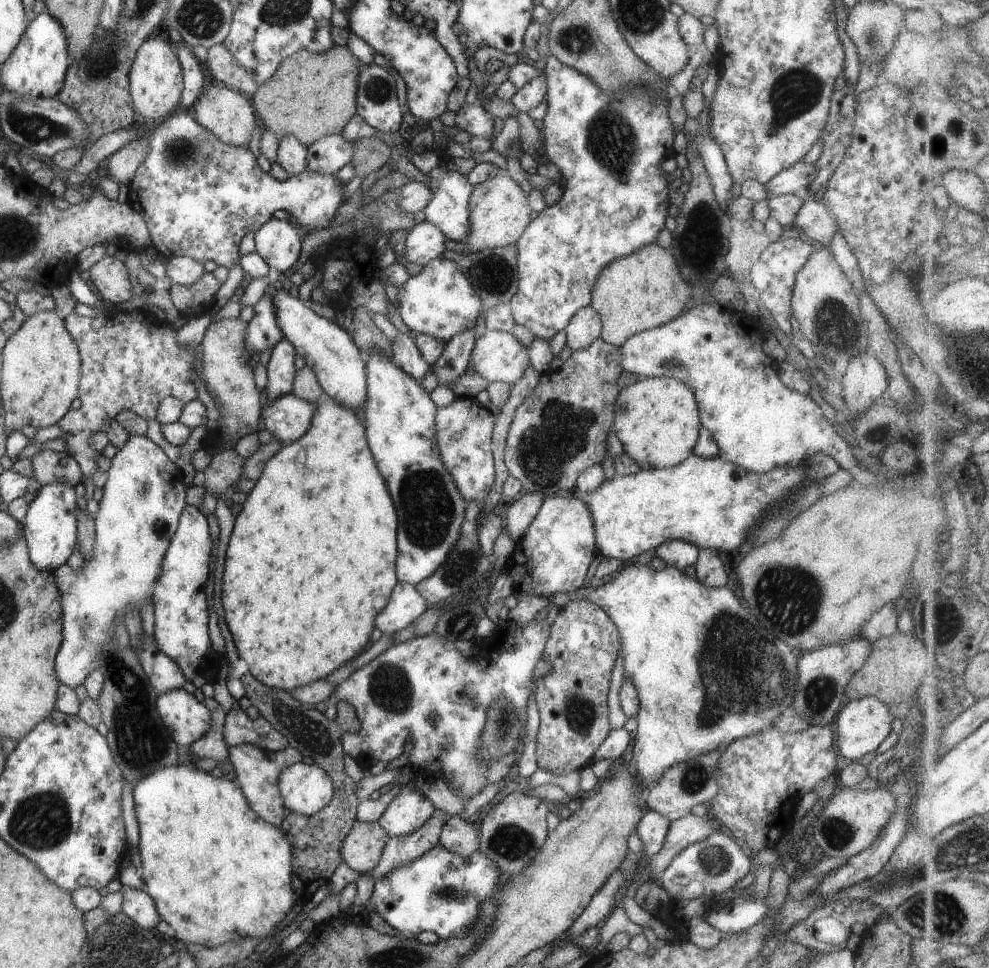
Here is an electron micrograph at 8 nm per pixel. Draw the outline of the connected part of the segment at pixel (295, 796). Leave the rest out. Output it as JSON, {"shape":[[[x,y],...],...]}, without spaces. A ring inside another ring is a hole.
{"shape":[[[295,763],[285,766],[277,778],[277,788],[288,812],[311,816],[333,796],[333,782],[319,766]]]}

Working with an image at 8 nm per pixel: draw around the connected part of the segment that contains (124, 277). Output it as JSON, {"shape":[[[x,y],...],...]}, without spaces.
{"shape":[[[104,255],[88,272],[97,294],[111,305],[119,306],[133,296],[135,284],[129,280],[129,270],[116,257]]]}

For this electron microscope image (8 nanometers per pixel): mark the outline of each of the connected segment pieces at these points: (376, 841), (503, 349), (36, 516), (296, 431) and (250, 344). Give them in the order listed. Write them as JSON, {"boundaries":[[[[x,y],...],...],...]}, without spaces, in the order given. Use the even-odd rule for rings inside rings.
{"boundaries":[[[[356,820],[343,839],[341,858],[355,872],[369,872],[377,866],[387,839],[387,834],[377,821],[365,823]]],[[[486,331],[474,340],[468,365],[487,381],[511,384],[529,365],[527,349],[511,332]]],[[[53,482],[53,484],[44,484],[37,486],[33,500],[27,505],[25,518],[22,520],[23,535],[26,539],[26,547],[29,551],[30,561],[34,563],[35,570],[52,574],[53,570],[57,570],[59,566],[67,562],[67,558],[74,551],[73,548],[77,542],[77,494],[75,487],[69,482]]],[[[287,393],[273,402],[265,400],[260,412],[261,422],[273,439],[288,444],[307,432],[315,408],[315,403]]],[[[267,291],[253,305],[253,316],[247,323],[247,330],[243,334],[243,346],[249,354],[256,350],[258,354],[266,348],[273,348],[281,338],[281,330],[275,322],[275,306]]]]}

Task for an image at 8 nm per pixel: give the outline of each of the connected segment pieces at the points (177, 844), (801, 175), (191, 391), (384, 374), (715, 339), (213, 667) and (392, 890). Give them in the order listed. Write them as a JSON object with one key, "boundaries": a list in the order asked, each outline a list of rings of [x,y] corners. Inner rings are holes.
{"boundaries":[[[[178,764],[177,766],[165,766],[153,770],[153,774],[147,774],[139,778],[132,786],[133,808],[138,822],[138,850],[141,857],[141,876],[143,890],[152,898],[155,908],[162,920],[167,922],[171,936],[181,940],[185,944],[194,944],[211,948],[225,944],[226,942],[237,942],[241,938],[255,938],[263,940],[263,936],[271,934],[275,926],[287,916],[295,898],[291,890],[291,846],[287,844],[287,838],[283,838],[280,827],[271,826],[265,820],[253,812],[237,784],[222,777],[213,778],[208,773],[197,770],[191,764]]],[[[801,160],[790,167],[780,170],[771,180],[767,180],[763,186],[769,197],[782,194],[798,194],[806,189],[815,176],[813,164],[805,164]]],[[[146,309],[134,310],[130,313],[115,310],[94,317],[82,317],[71,311],[63,319],[65,328],[70,334],[80,358],[80,377],[76,397],[80,406],[69,410],[57,422],[61,430],[61,438],[65,442],[67,453],[77,464],[81,471],[80,486],[84,487],[84,498],[89,500],[93,496],[95,486],[92,484],[92,475],[97,472],[95,458],[99,452],[89,446],[93,434],[101,430],[101,422],[115,419],[115,415],[122,410],[130,410],[145,420],[154,420],[155,410],[162,398],[167,396],[179,399],[184,405],[196,398],[196,389],[191,381],[191,368],[195,351],[193,348],[182,348],[175,340],[176,328],[168,320],[158,320],[154,314]]],[[[369,350],[369,354],[363,355],[365,360],[365,374],[367,378],[365,379],[365,404],[363,404],[364,409],[364,431],[365,438],[367,441],[367,446],[373,455],[373,460],[375,461],[375,466],[381,474],[381,478],[385,481],[385,486],[387,486],[387,492],[391,494],[391,500],[393,500],[393,506],[395,507],[395,512],[397,515],[397,530],[396,530],[396,547],[397,554],[395,557],[395,576],[399,582],[409,583],[415,586],[419,582],[423,582],[425,578],[429,578],[435,570],[439,568],[447,560],[447,554],[451,552],[451,548],[455,546],[455,540],[459,538],[459,526],[461,522],[465,520],[465,508],[466,503],[459,490],[455,488],[453,484],[453,478],[447,474],[447,470],[443,468],[443,462],[439,458],[439,450],[435,446],[435,430],[433,430],[433,424],[435,424],[435,411],[436,406],[433,404],[433,401],[430,400],[430,396],[427,392],[421,387],[420,384],[417,384],[413,378],[409,378],[407,374],[401,372],[395,364],[392,363],[392,360],[380,350]]],[[[708,303],[697,304],[666,323],[627,338],[619,347],[619,366],[639,378],[671,377],[683,382],[694,394],[700,426],[711,431],[717,444],[717,456],[725,462],[741,466],[747,472],[763,474],[775,466],[797,466],[812,454],[823,452],[833,458],[841,469],[847,470],[854,483],[875,487],[884,485],[892,493],[892,480],[888,481],[886,476],[873,474],[858,466],[850,447],[827,423],[810,395],[789,390],[779,380],[776,361],[767,356],[761,347],[768,334],[759,321],[759,318],[748,318],[736,309],[729,310]]],[[[186,504],[179,515],[177,528],[169,540],[167,552],[161,558],[159,578],[155,579],[155,586],[151,592],[154,616],[153,640],[157,648],[179,666],[185,681],[189,680],[195,688],[201,688],[203,684],[211,683],[222,666],[221,660],[224,659],[223,654],[211,649],[207,635],[207,616],[209,616],[211,606],[206,602],[204,588],[209,572],[211,546],[206,516],[197,507]]],[[[437,844],[411,862],[395,866],[383,878],[377,878],[366,908],[379,914],[401,935],[415,938],[419,932],[429,930],[442,939],[459,937],[479,918],[479,904],[497,895],[499,881],[504,876],[481,850],[475,849],[463,858]]]]}

